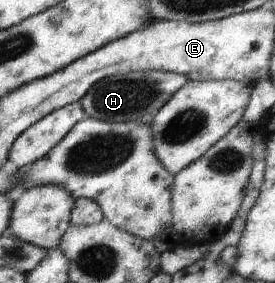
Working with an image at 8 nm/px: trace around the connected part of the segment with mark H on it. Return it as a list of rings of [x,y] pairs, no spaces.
[[[145,71],[117,74],[95,83],[78,102],[86,115],[103,122],[129,122],[155,116],[189,79],[176,72]]]

